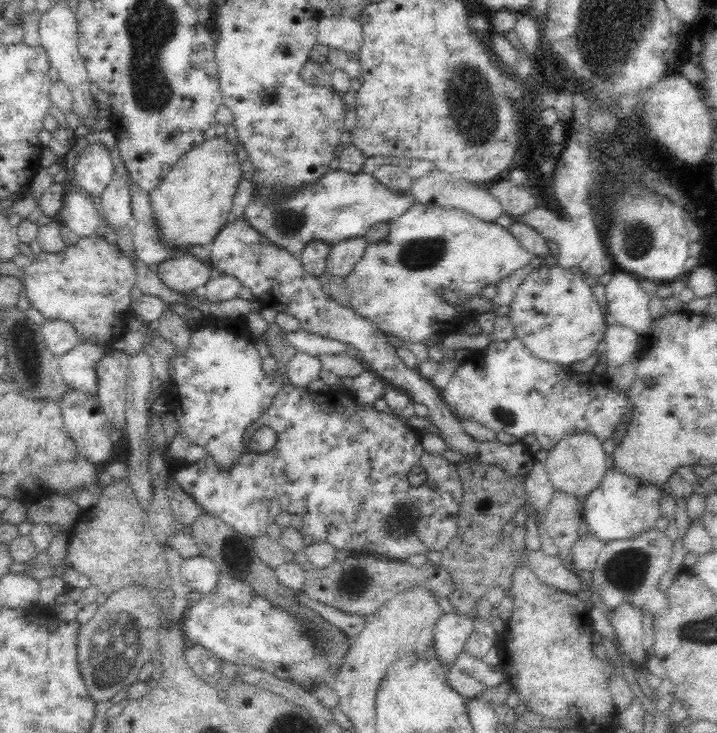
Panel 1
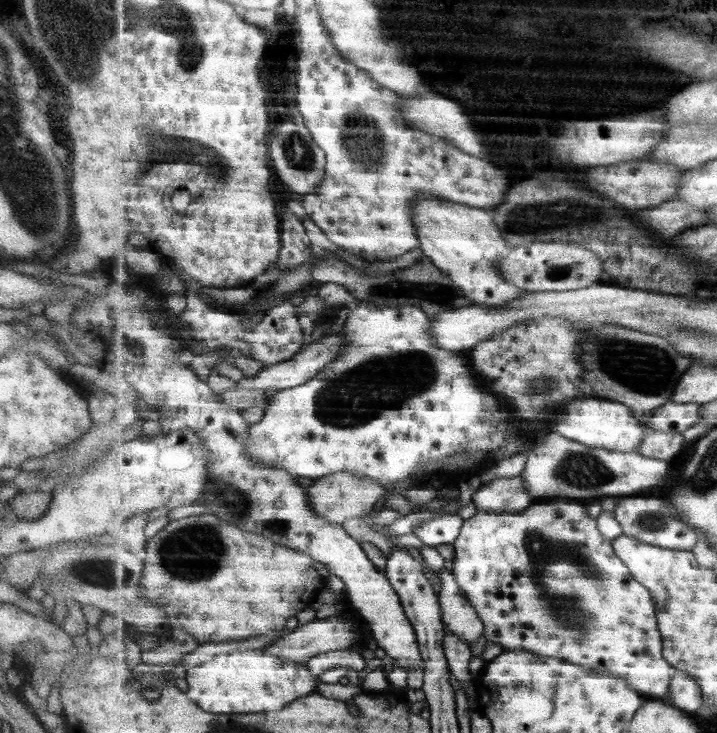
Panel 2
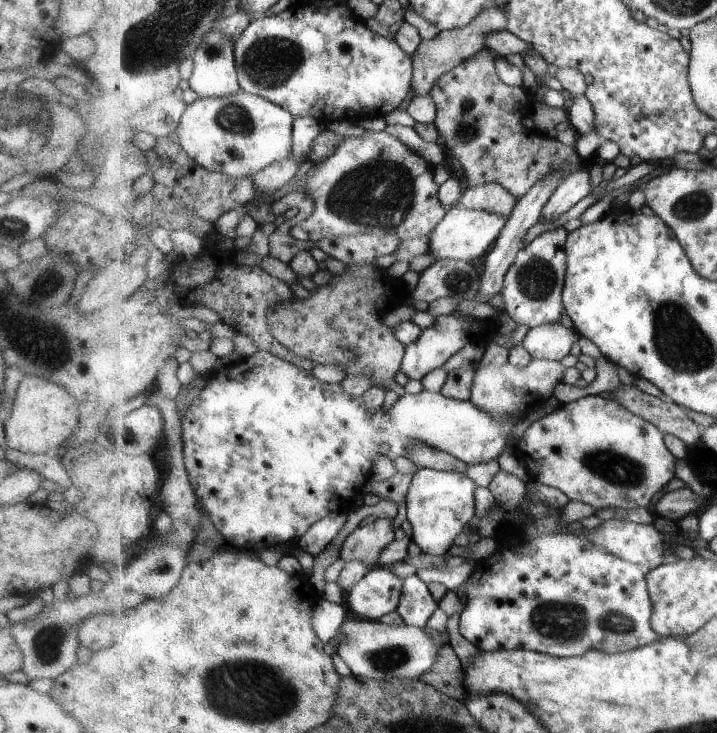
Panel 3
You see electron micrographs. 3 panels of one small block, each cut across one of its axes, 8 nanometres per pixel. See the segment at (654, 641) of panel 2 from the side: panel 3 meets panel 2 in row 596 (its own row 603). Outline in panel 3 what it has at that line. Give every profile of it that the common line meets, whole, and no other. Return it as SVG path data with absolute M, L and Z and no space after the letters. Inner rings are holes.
M526 496L526 499L521 503L518 509L527 512L531 519L523 524L515 524L513 522L503 522L499 524L497 529L501 529L503 534L511 534L515 528L513 525L519 525L521 536L523 536L523 544L519 548L505 548L501 554L495 554L487 564L483 561L477 562L475 572L470 576L465 589L466 599L465 608L460 616L459 632L460 634L477 647L481 651L498 651L499 649L514 651L517 649L527 649L528 651L535 651L538 653L545 653L554 657L580 657L586 652L592 650L603 651L606 653L622 653L632 651L633 649L651 644L663 638L652 626L652 613L654 612L654 604L651 600L650 586L647 582L647 572L640 565L630 563L623 560L614 554L608 553L604 548L593 544L587 540L583 535L577 532L570 531L567 524L561 522L562 510L552 509L548 507L543 501L532 501Z

